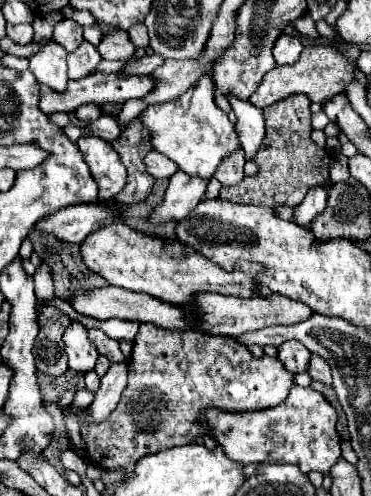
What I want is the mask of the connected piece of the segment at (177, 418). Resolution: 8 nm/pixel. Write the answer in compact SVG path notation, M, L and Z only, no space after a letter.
M142 324L132 356L130 356L130 372L128 372L128 388L122 394L122 400L118 402L118 408L114 410L112 418L108 418L102 424L84 424L86 410L80 412L80 432L86 440L86 458L90 464L96 464L98 468L112 470L112 468L124 468L126 476L134 472L134 464L140 460L140 456L168 450L174 446L190 444L198 436L204 434L204 426L200 426L198 418L212 406L228 412L246 412L246 410L264 410L272 408L276 404L282 404L288 396L288 390L294 384L294 374L288 372L278 358L262 356L254 358L246 346L240 346L234 340L222 340L222 336L206 336L196 330L186 332L172 332L158 328L154 324Z

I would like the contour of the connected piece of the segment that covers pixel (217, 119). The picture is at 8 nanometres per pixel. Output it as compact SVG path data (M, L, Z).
M204 76L190 92L164 102L150 104L138 120L150 132L150 144L160 154L168 156L178 168L186 174L196 174L202 178L212 178L220 160L224 160L234 148L240 146L240 140L234 132L234 124L228 116L214 104L214 84L210 76Z

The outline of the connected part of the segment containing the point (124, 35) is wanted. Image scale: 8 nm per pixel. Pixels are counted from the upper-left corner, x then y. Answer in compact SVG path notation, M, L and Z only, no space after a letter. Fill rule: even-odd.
M120 28L108 32L98 46L98 52L104 60L128 60L134 54L134 50L136 48L134 48L128 32L120 30Z

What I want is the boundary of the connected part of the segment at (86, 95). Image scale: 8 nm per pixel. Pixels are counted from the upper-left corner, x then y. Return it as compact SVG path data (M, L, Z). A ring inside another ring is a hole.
M96 72L88 78L82 78L82 80L70 80L68 82L68 88L64 92L56 92L48 86L42 88L42 100L40 100L40 108L46 112L46 114L52 114L52 112L74 112L78 106L82 104L96 104L96 106L102 106L102 104L124 104L126 100L132 100L132 98L146 98L152 90L154 90L154 76L152 74L146 74L146 76L138 76L138 74L104 74L104 72Z

